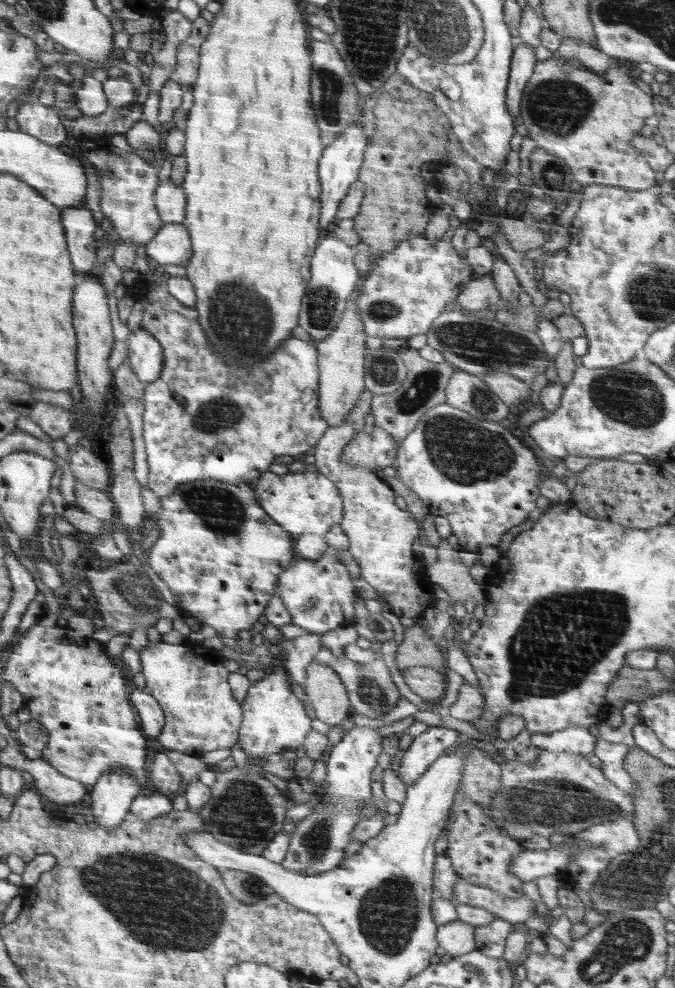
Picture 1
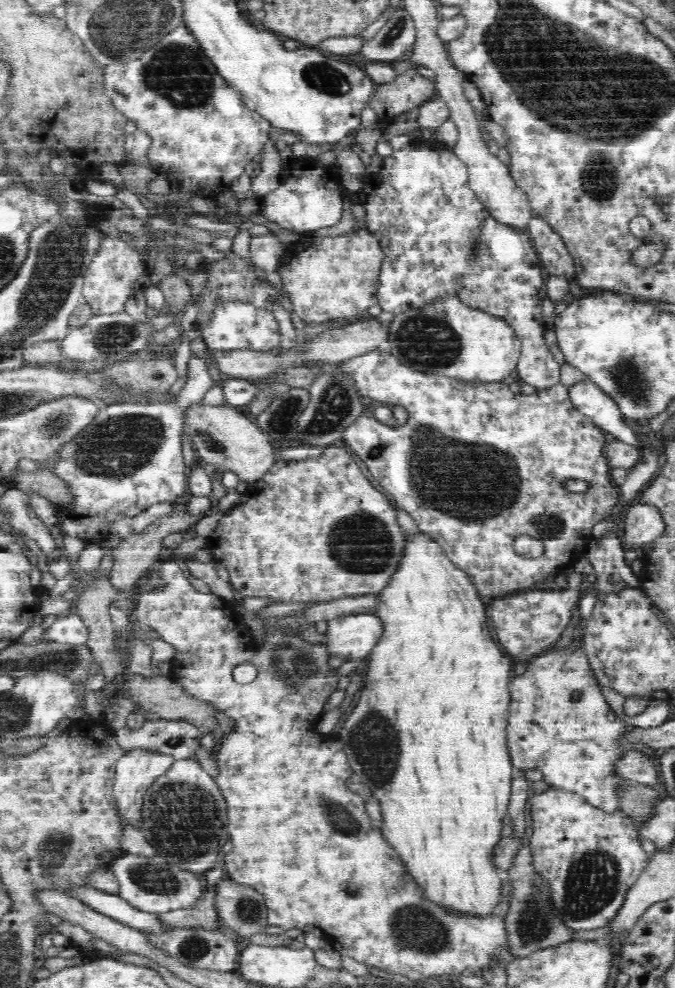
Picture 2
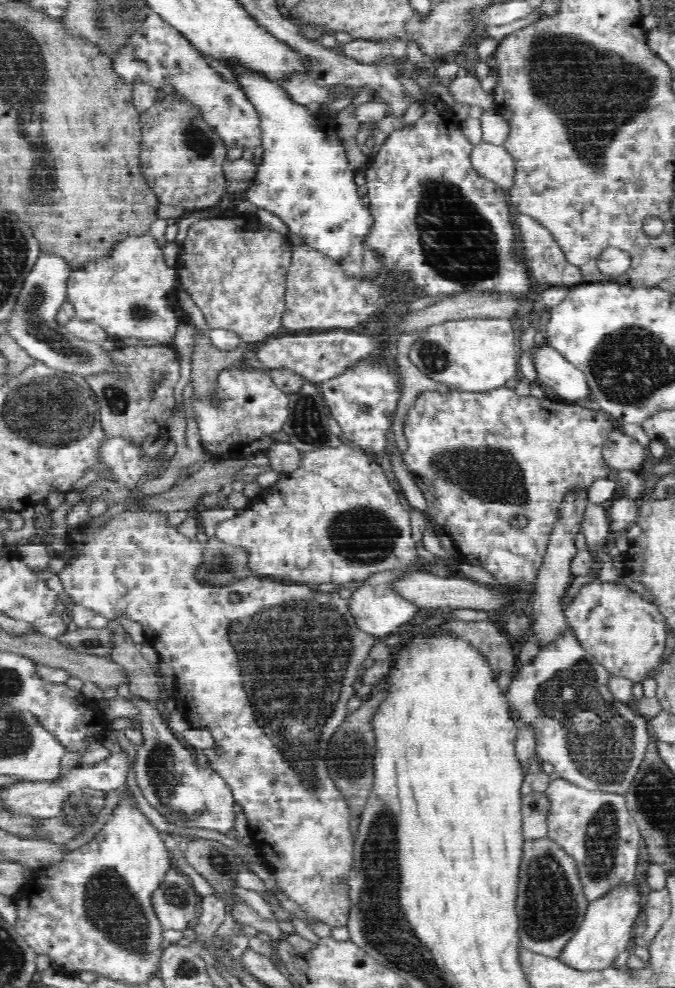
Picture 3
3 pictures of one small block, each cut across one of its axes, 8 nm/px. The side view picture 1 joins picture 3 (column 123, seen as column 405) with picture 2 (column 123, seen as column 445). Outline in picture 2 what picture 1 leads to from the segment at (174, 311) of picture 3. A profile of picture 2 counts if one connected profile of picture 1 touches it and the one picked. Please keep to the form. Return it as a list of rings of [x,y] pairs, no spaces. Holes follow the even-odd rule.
[[[105,235],[83,276],[81,290],[83,300],[90,306],[94,315],[124,312],[128,298],[137,293],[132,288],[134,283],[138,278],[144,275],[149,276],[149,274],[146,263],[140,257],[140,251],[122,241],[119,236]]]

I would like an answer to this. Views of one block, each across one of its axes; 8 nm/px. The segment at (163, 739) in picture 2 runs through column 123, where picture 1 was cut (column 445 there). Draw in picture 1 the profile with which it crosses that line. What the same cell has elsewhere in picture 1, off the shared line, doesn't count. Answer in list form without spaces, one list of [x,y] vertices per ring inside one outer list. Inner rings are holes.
[[[428,726],[427,730],[418,736],[415,736],[413,742],[404,752],[403,757],[400,758],[400,762],[394,768],[398,771],[397,778],[408,787],[416,783],[426,771],[432,766],[438,758],[444,754],[448,747],[453,747],[458,737],[459,732],[446,727],[432,727]]]

